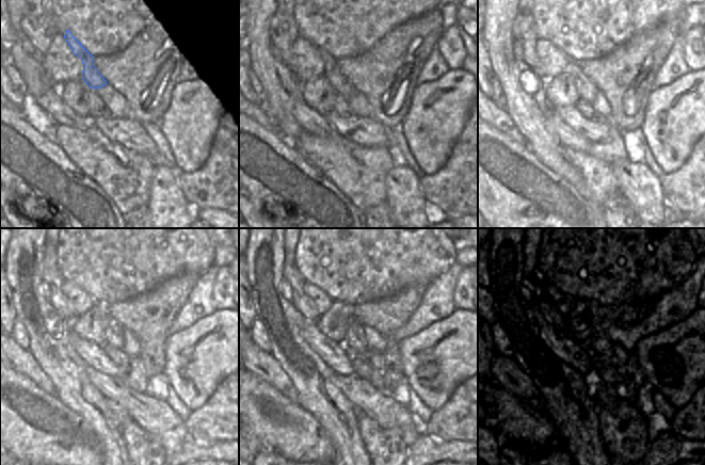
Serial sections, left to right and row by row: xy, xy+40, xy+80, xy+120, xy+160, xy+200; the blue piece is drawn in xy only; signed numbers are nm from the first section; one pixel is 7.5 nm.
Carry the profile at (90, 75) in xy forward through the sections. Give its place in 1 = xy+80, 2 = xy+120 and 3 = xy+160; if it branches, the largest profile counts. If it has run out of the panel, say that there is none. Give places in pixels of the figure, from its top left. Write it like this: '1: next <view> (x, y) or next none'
1: next xy+80 (588, 91)
2: next xy+120 (112, 330)
3: next xy+160 (353, 333)

